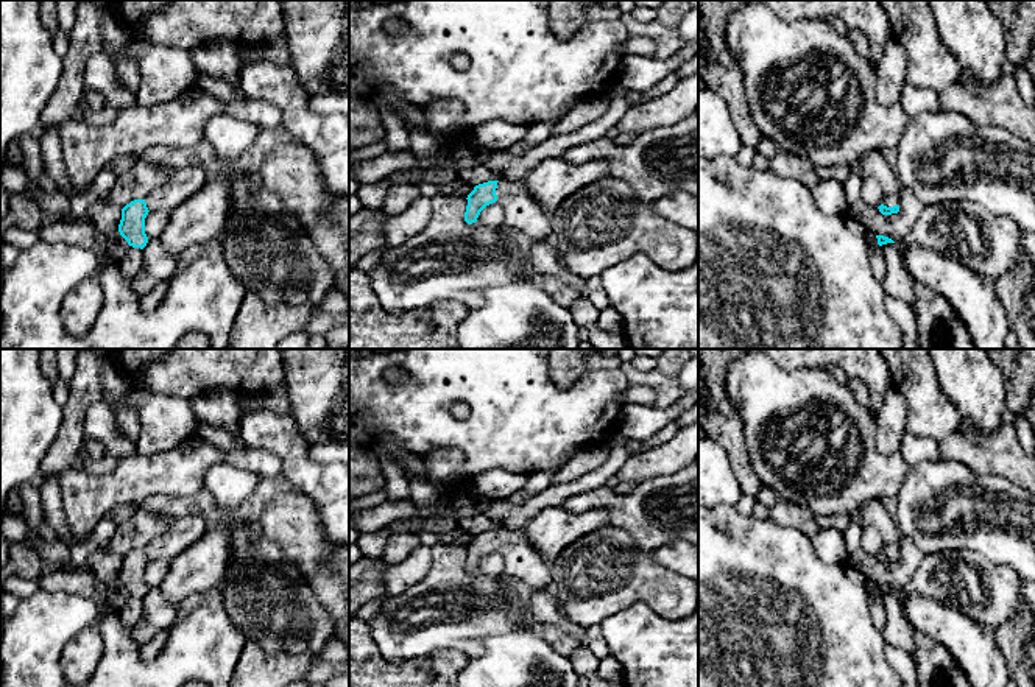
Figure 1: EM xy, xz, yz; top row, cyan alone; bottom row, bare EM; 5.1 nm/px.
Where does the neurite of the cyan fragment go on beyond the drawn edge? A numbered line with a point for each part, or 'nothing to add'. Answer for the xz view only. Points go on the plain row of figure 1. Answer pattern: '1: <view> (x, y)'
1: xz (521, 560)

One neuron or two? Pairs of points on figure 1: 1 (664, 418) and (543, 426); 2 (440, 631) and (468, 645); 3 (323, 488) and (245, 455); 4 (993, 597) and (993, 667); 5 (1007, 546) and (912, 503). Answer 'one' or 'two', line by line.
1: two
2: one
3: two
4: two
5: one

